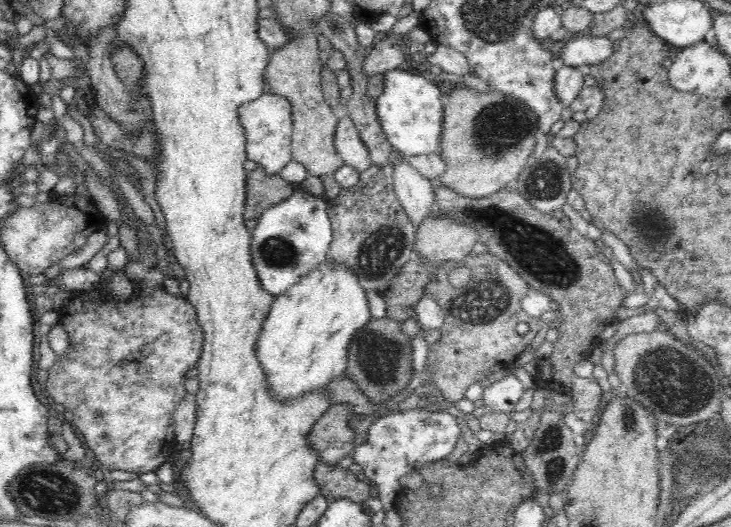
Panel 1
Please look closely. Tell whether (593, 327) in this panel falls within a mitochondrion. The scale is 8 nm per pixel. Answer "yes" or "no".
no

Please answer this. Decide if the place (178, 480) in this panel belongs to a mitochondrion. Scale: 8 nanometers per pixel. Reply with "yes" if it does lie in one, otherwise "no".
no

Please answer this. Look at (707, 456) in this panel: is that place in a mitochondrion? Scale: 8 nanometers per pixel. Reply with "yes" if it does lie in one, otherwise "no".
no

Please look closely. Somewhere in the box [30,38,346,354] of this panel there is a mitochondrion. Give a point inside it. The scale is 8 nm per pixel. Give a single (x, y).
(276, 252)

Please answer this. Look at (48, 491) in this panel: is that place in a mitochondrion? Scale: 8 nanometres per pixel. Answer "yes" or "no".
yes

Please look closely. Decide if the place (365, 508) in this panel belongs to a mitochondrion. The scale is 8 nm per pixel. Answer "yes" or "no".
no

